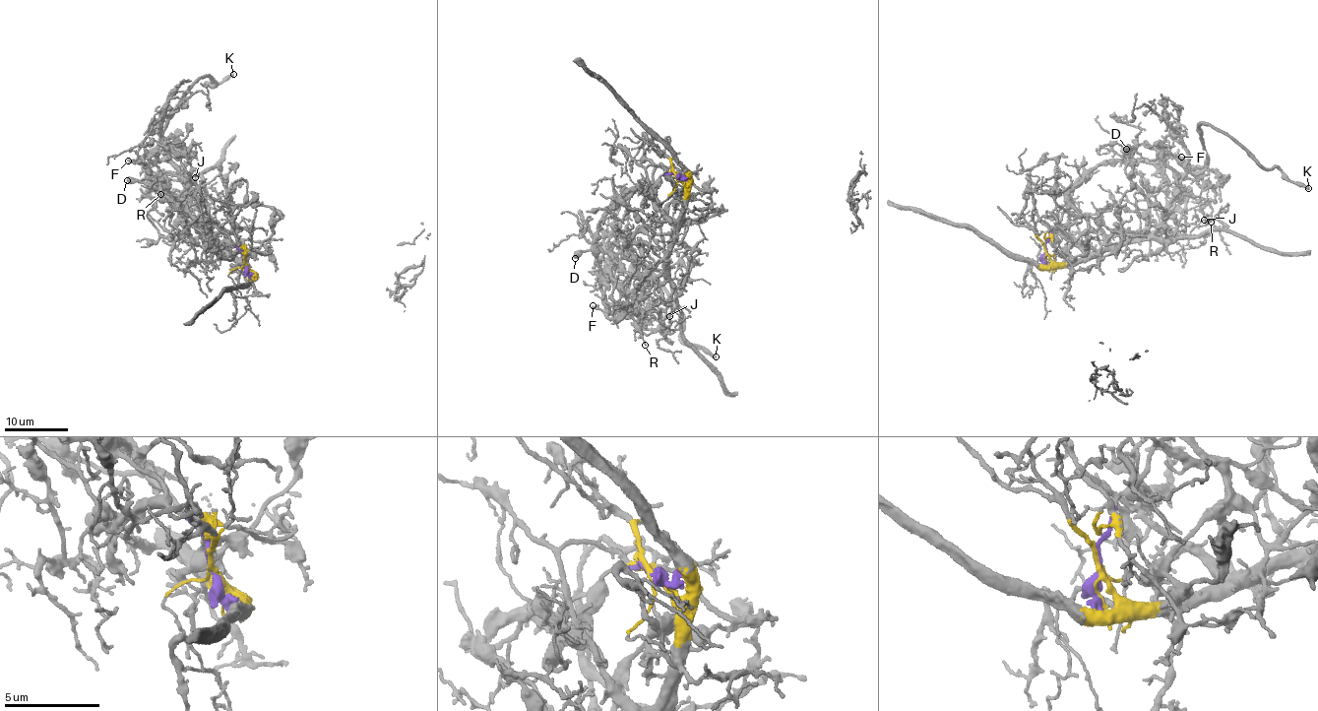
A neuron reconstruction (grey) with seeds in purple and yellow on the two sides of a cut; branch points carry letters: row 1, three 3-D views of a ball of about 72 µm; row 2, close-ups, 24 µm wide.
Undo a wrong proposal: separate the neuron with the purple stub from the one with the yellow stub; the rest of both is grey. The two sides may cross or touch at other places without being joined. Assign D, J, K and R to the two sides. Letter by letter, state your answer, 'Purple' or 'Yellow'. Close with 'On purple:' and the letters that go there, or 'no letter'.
D: Purple
J: Yellow
K: Purple
R: Purple
On purple: D, K, R

